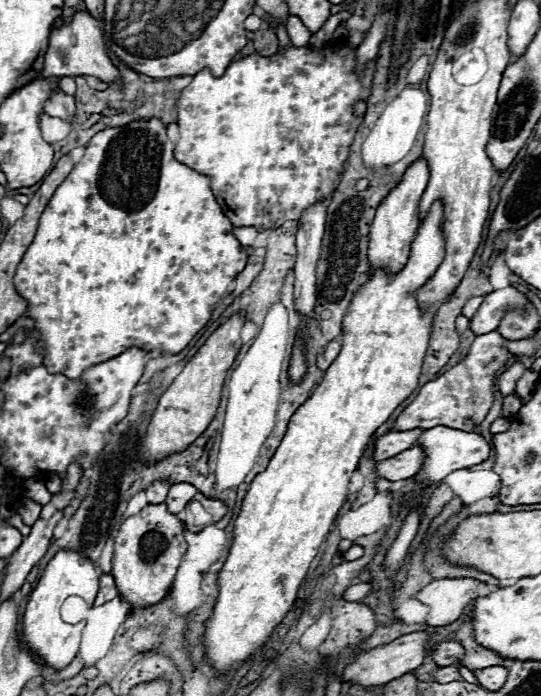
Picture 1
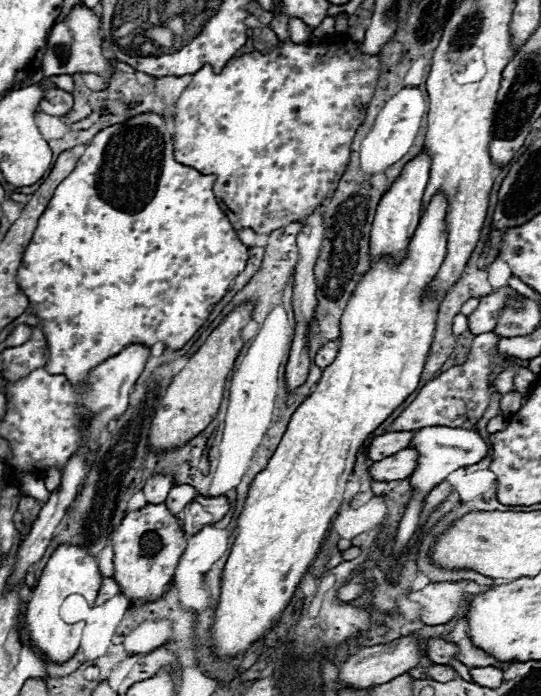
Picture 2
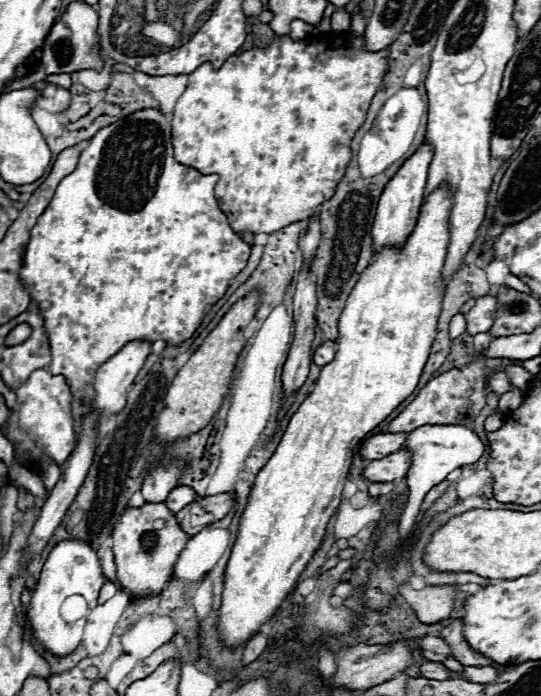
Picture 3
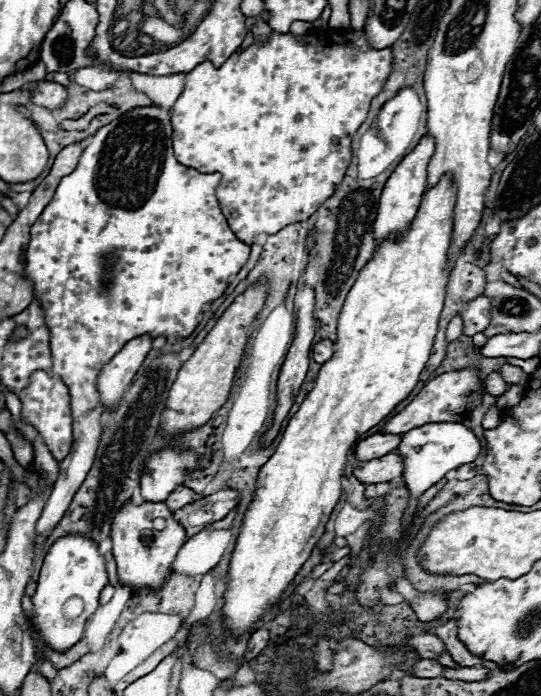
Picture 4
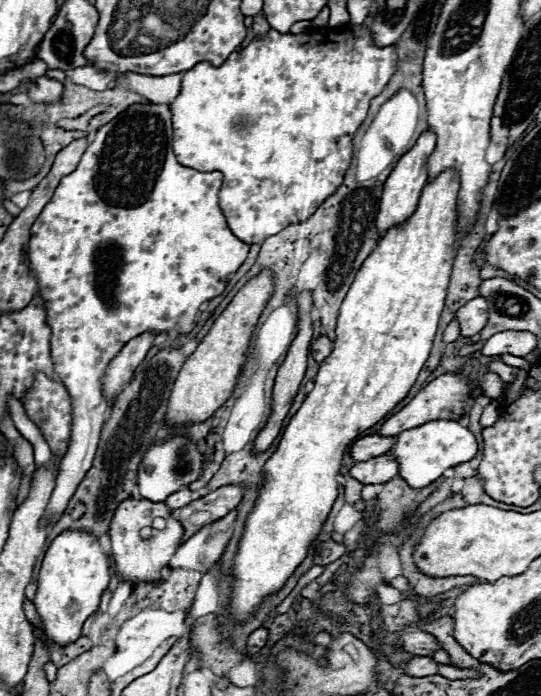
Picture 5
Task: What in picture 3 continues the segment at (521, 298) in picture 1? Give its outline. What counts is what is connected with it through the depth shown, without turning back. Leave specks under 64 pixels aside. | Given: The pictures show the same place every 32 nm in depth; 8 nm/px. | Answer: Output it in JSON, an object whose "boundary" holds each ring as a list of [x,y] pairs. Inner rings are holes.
{"boundary":[[[480,296],[476,298],[476,304],[464,314],[466,318],[466,334],[474,336],[478,332],[488,332],[490,324],[494,322],[494,308],[498,302],[494,296]]]}

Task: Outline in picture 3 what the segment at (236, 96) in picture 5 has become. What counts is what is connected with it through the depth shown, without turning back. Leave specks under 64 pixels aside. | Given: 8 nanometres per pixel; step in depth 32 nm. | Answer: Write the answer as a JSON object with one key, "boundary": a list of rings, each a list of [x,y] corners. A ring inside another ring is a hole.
{"boundary":[[[328,32],[324,36],[308,36],[304,40],[292,40],[290,36],[274,36],[272,44],[266,48],[252,48],[242,52],[240,56],[230,56],[220,70],[214,70],[210,62],[204,62],[198,66],[192,74],[188,74],[188,86],[184,94],[178,98],[174,108],[174,158],[190,168],[196,168],[202,174],[220,174],[220,180],[216,184],[216,198],[220,208],[224,210],[226,218],[230,220],[230,226],[238,236],[244,234],[272,234],[282,230],[286,224],[294,224],[300,220],[308,220],[322,202],[330,200],[334,194],[338,182],[342,180],[348,162],[350,162],[350,142],[356,134],[356,130],[366,120],[366,112],[370,106],[370,100],[380,90],[382,78],[388,74],[388,52],[378,50],[370,52],[364,48],[364,38],[354,36],[352,32]]]}

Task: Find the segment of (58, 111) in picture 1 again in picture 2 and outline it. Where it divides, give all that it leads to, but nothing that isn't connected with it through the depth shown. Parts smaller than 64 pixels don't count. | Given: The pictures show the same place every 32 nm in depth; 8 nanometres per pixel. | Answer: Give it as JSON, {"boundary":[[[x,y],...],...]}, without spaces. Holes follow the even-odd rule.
{"boundary":[[[48,88],[44,98],[40,100],[40,110],[52,114],[52,116],[64,116],[72,108],[72,94],[62,88]]]}

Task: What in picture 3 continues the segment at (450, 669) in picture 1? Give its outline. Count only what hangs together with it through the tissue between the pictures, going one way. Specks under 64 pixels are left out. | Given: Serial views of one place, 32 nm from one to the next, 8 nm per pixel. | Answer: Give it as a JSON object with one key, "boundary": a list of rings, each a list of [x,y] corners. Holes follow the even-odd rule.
{"boundary":[[[426,660],[426,662],[420,664],[420,676],[422,676],[422,678],[448,680],[448,672],[450,672],[450,670],[448,670],[444,664],[440,664],[440,662],[430,662],[430,660]]]}

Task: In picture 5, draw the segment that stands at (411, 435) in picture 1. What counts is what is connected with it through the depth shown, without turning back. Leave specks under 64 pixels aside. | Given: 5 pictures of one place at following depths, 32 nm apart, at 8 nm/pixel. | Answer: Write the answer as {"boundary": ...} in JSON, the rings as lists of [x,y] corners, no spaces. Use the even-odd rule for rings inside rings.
{"boundary":[[[370,434],[370,436],[362,436],[358,440],[354,440],[350,444],[348,456],[356,462],[360,460],[368,460],[374,456],[382,456],[390,450],[390,444],[394,444],[394,436],[378,436],[378,434]]]}

